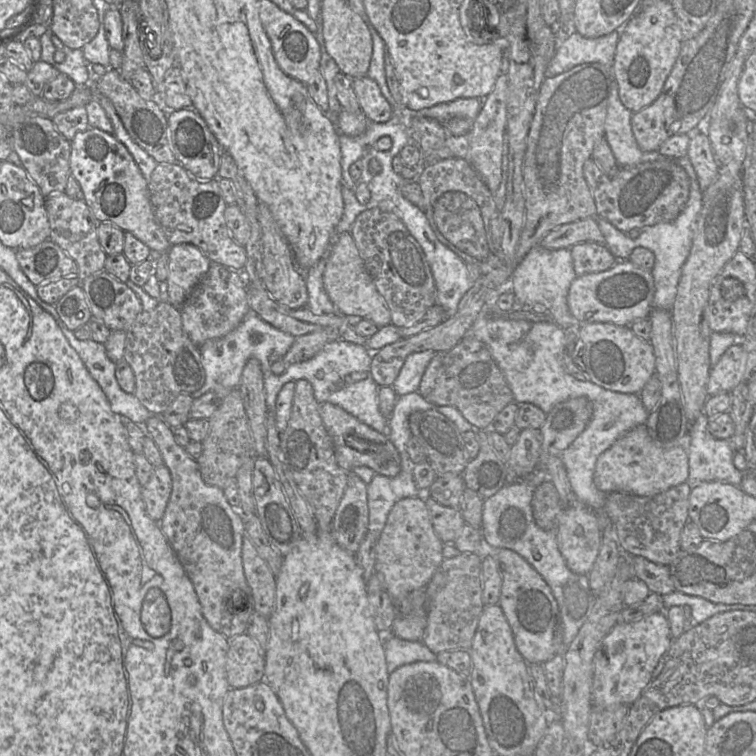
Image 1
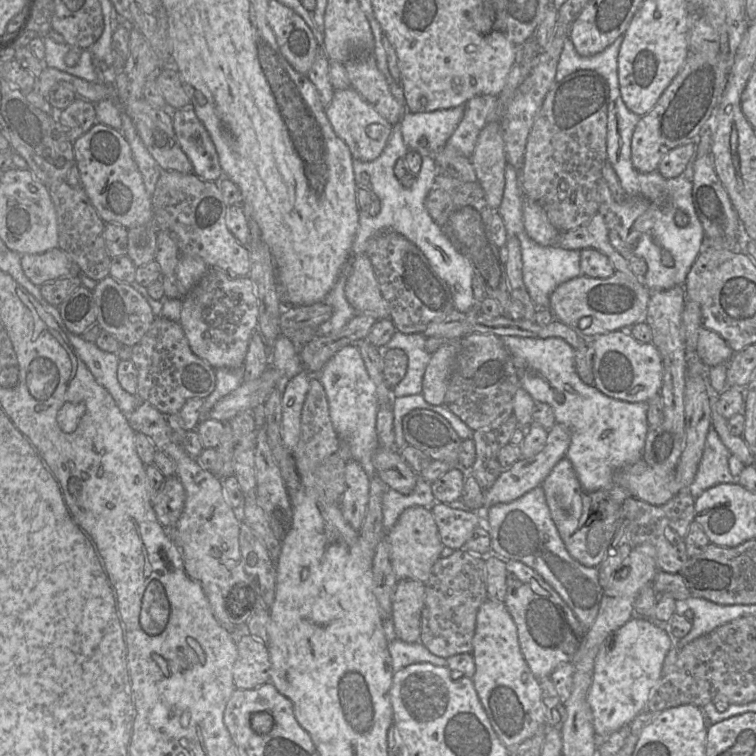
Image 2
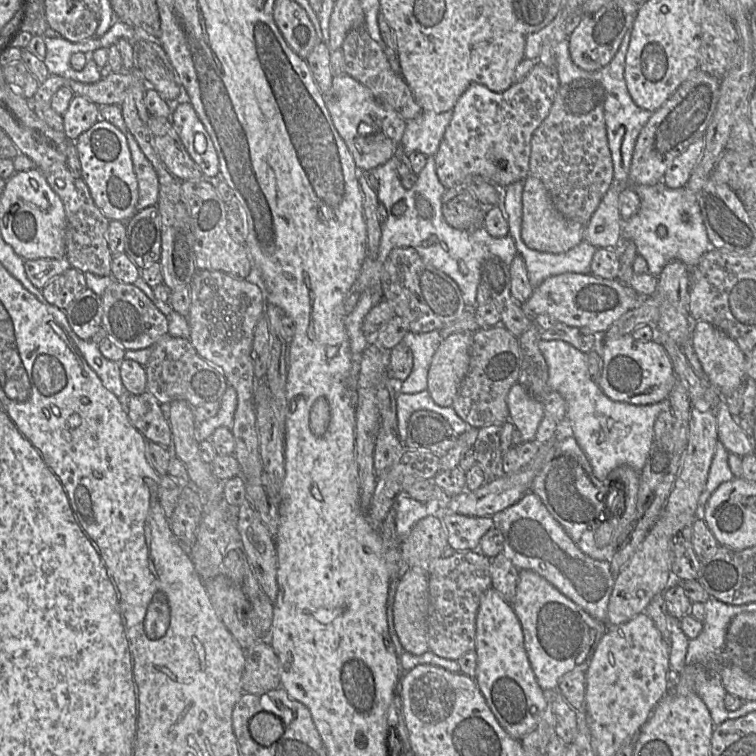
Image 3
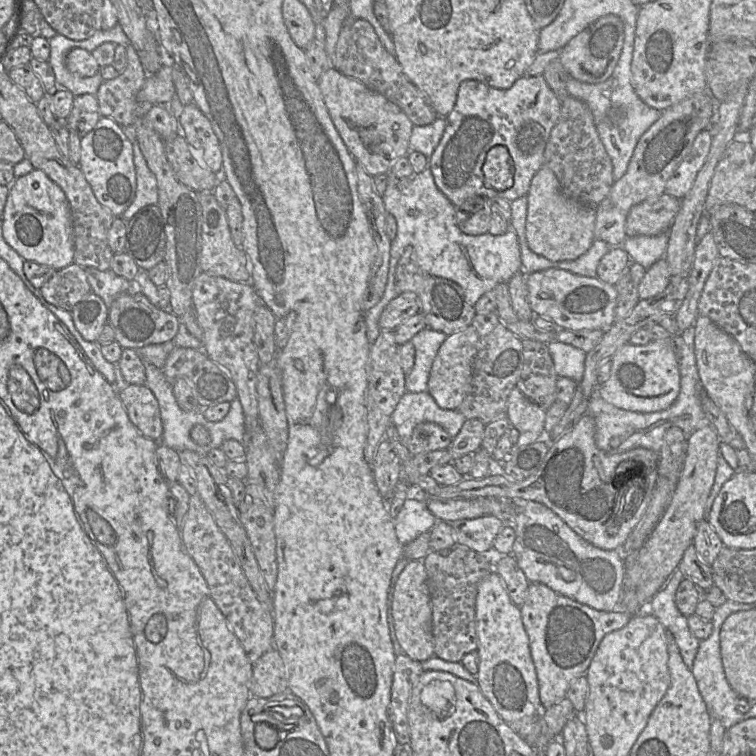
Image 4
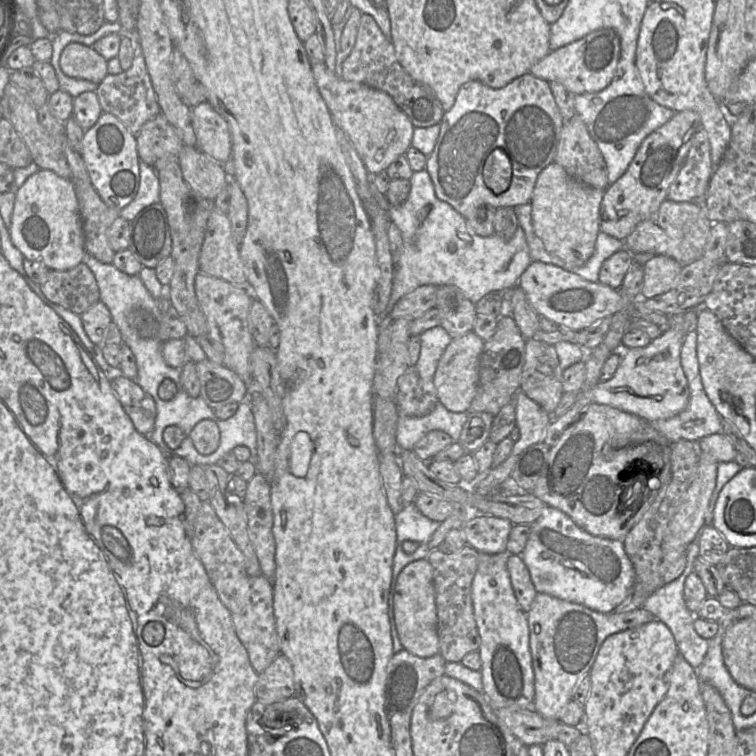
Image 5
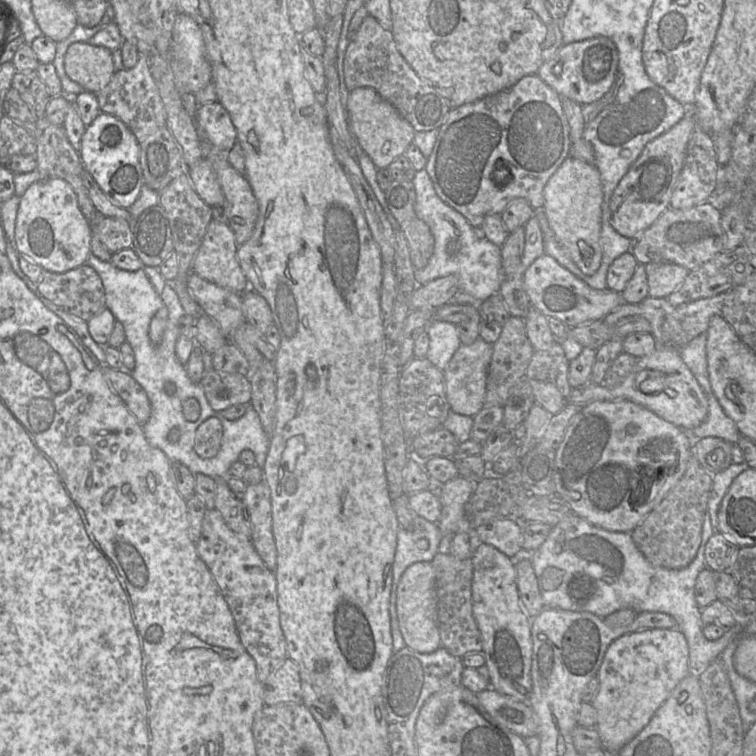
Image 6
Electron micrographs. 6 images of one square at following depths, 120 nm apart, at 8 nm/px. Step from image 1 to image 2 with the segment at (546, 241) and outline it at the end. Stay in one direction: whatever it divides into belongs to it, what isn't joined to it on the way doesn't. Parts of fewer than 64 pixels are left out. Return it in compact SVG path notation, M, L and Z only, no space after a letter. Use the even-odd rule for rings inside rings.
M597 212L585 224L569 231L561 231L557 245L566 249L597 249L609 258L616 272L625 274L629 279L640 279L631 271L628 261L611 245L608 233L608 226Z

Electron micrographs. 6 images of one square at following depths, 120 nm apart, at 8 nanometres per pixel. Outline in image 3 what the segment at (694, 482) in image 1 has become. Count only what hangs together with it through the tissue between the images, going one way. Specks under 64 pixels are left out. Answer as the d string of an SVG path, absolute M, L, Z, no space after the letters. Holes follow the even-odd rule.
M719 440L716 444L706 487L698 501L697 519L704 519L705 507L713 492L722 483L731 481L735 478L728 465L728 454L729 452Z

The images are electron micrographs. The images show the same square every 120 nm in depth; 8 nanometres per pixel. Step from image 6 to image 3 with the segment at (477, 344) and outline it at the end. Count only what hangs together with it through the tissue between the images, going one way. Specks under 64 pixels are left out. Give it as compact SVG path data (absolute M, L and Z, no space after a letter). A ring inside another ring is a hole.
M460 332L443 338L433 355L427 390L441 407L450 407L470 364L473 333Z

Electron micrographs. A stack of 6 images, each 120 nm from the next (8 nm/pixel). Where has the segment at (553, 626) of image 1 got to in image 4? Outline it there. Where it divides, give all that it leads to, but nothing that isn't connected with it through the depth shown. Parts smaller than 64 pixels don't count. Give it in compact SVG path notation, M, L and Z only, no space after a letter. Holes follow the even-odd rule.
M542 583L529 584L526 599L520 607L524 628L535 666L541 710L566 697L570 684L586 675L603 637L623 628L632 615L625 611L599 611L557 593Z

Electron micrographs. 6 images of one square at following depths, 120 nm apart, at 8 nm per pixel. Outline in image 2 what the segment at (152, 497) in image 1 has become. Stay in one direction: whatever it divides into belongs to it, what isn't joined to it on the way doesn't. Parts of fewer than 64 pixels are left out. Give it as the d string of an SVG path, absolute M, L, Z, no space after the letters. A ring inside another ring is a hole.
M167 477L163 489L153 496L153 508L160 524L170 529L180 518L186 499L185 489L177 477Z

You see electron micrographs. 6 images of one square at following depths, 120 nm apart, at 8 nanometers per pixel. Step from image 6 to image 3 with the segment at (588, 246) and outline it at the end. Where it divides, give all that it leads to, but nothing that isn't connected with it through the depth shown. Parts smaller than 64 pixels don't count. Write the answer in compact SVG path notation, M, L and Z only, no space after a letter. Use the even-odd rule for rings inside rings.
M528 175L524 180L522 206L521 237L527 247L539 252L557 254L566 252L583 241L585 225L565 218L556 210L539 178Z

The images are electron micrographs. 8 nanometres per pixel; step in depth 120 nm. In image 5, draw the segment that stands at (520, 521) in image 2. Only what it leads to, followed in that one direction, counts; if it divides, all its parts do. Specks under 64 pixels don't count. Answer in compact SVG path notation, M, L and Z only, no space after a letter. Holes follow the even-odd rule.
M545 506L541 516L530 524L530 535L521 553L537 593L584 605L601 613L611 613L626 598L635 579L635 571L623 541L594 536L579 527L564 512Z

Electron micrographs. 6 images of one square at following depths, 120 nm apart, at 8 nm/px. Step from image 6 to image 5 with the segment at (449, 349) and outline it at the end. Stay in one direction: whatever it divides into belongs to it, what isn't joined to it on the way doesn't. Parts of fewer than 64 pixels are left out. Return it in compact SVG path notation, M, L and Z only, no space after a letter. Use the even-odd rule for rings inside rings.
M440 325L426 330L419 337L421 348L414 369L422 379L433 381L438 362L452 337Z

